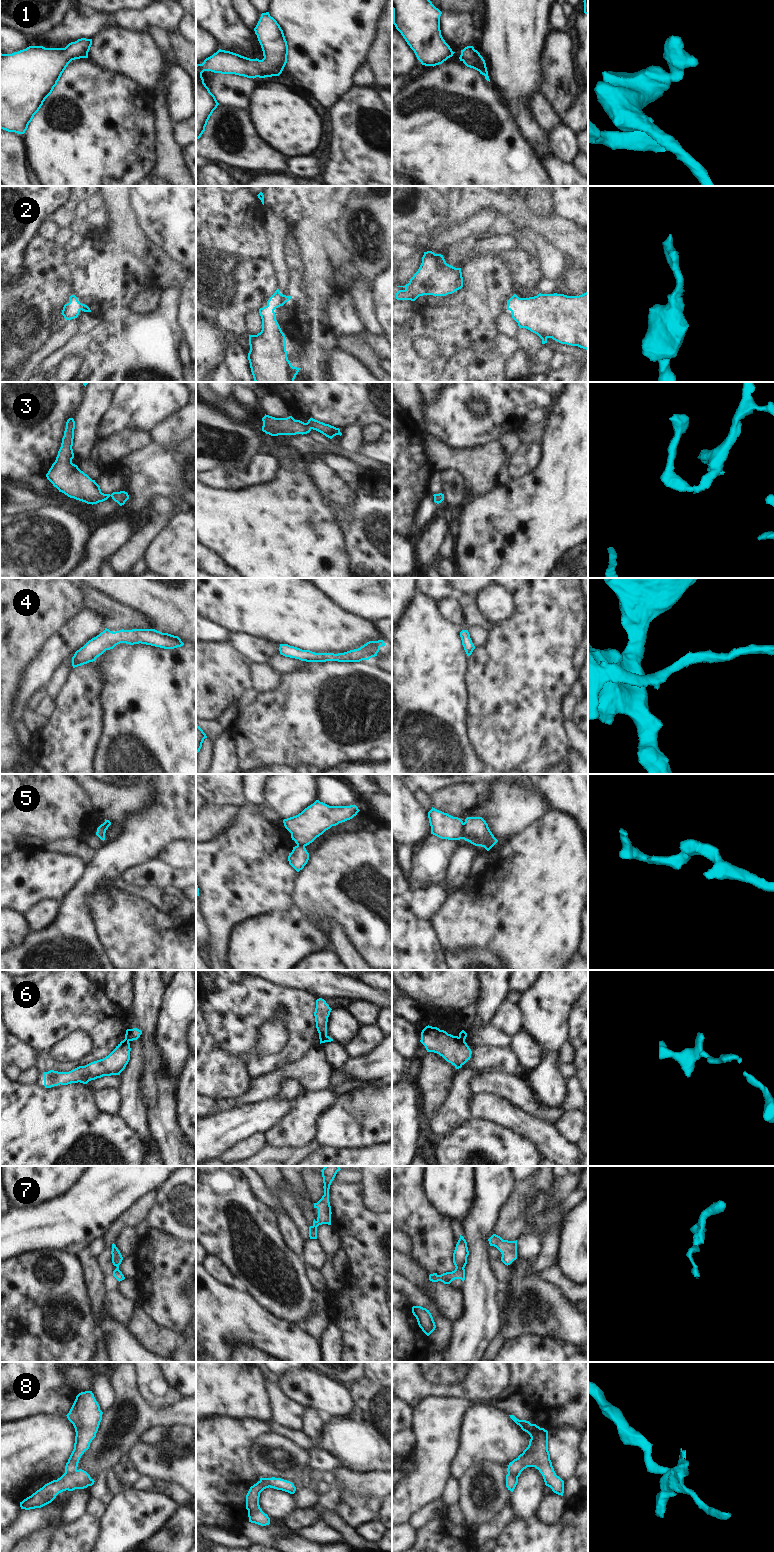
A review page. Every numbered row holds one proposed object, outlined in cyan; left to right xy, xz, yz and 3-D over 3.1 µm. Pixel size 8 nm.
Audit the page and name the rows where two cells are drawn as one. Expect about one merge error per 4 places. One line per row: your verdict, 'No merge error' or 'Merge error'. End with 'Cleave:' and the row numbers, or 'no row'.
1: No merge error
2: No merge error
3: No merge error
4: No merge error
5: Merge error
6: Merge error
7: No merge error
8: Merge error
Cleave: 5, 6, 8

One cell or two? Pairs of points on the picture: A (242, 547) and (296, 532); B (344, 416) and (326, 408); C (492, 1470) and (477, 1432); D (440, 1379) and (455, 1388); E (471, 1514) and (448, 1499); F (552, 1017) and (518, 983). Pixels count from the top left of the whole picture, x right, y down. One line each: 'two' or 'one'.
A: one
B: one
C: two
D: one
E: two
F: two

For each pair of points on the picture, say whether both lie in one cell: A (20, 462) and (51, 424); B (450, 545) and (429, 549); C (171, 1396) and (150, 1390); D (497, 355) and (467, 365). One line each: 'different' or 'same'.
A: same
B: different
C: same
D: same

